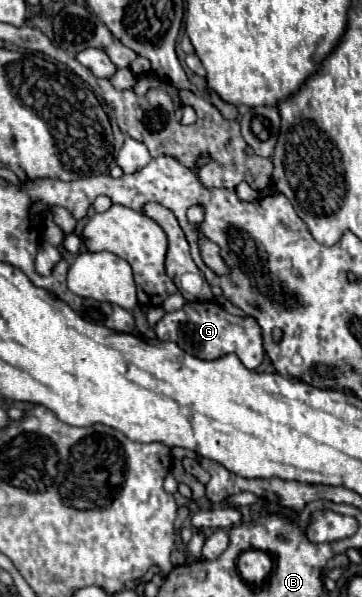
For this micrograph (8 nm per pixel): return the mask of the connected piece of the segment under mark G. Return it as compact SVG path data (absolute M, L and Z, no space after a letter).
M186 302L180 310L168 312L156 326L156 336L158 340L174 342L178 344L184 352L202 358L202 360L214 360L224 354L234 352L240 362L254 370L260 366L264 358L264 344L262 344L262 330L258 322L252 316L234 316L228 314L218 302Z

